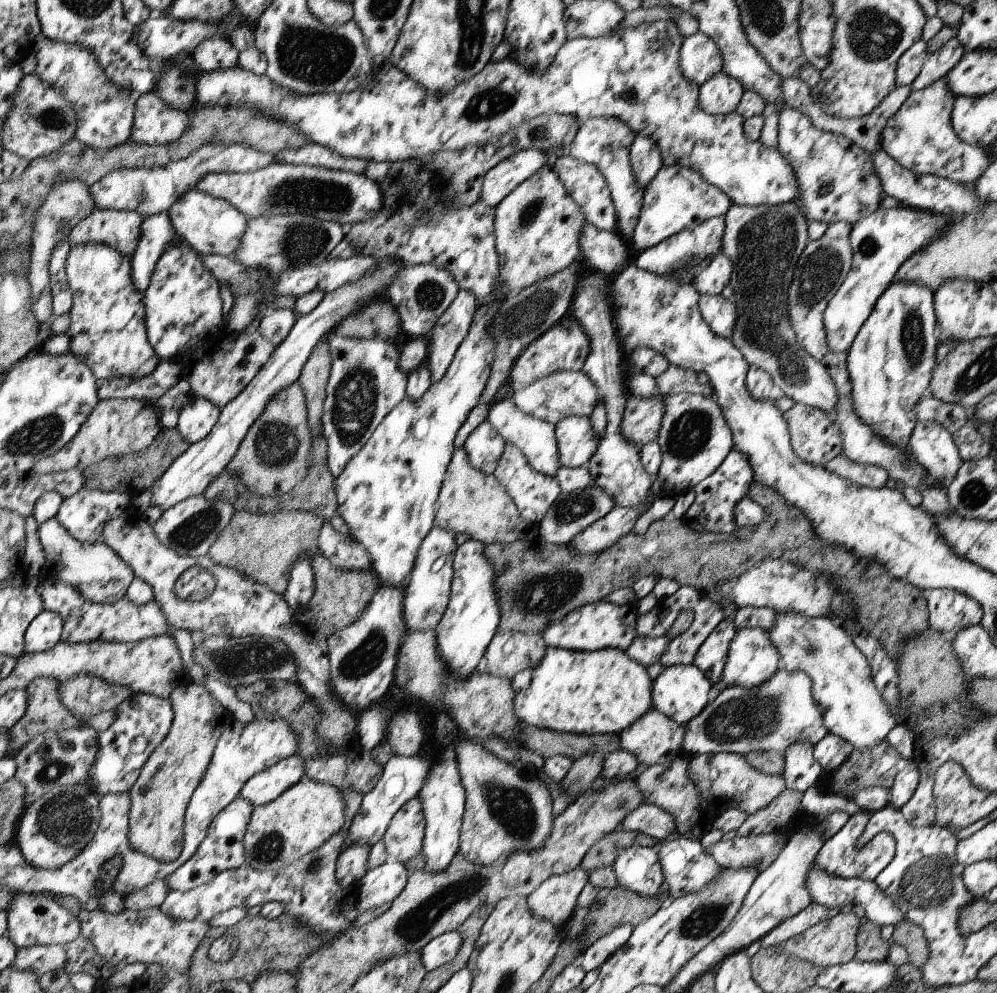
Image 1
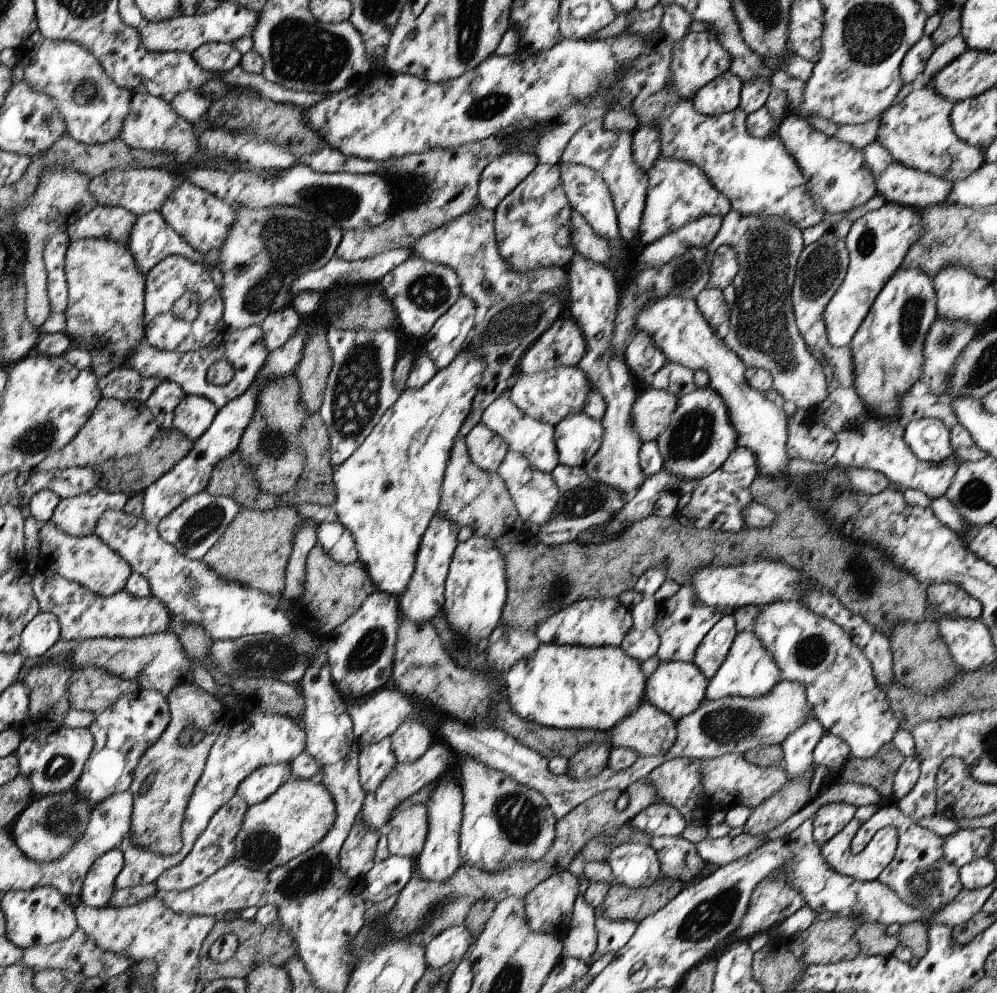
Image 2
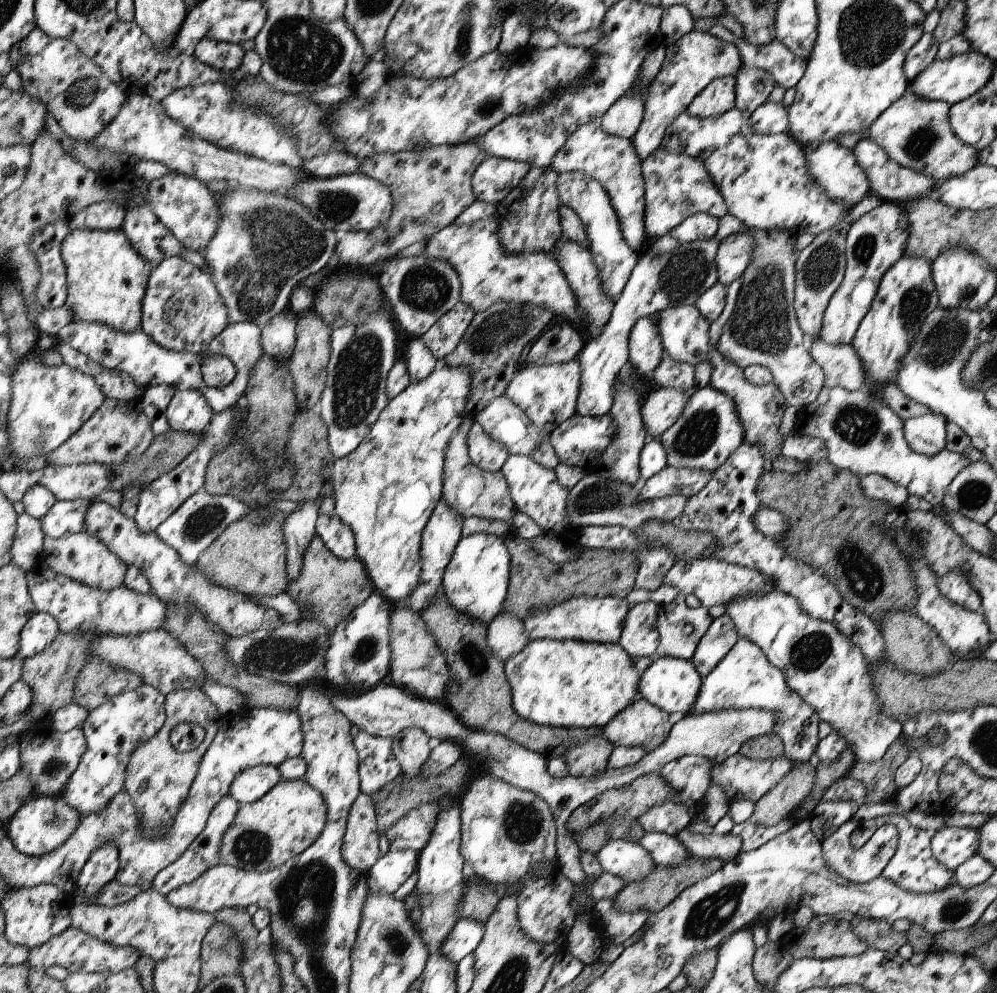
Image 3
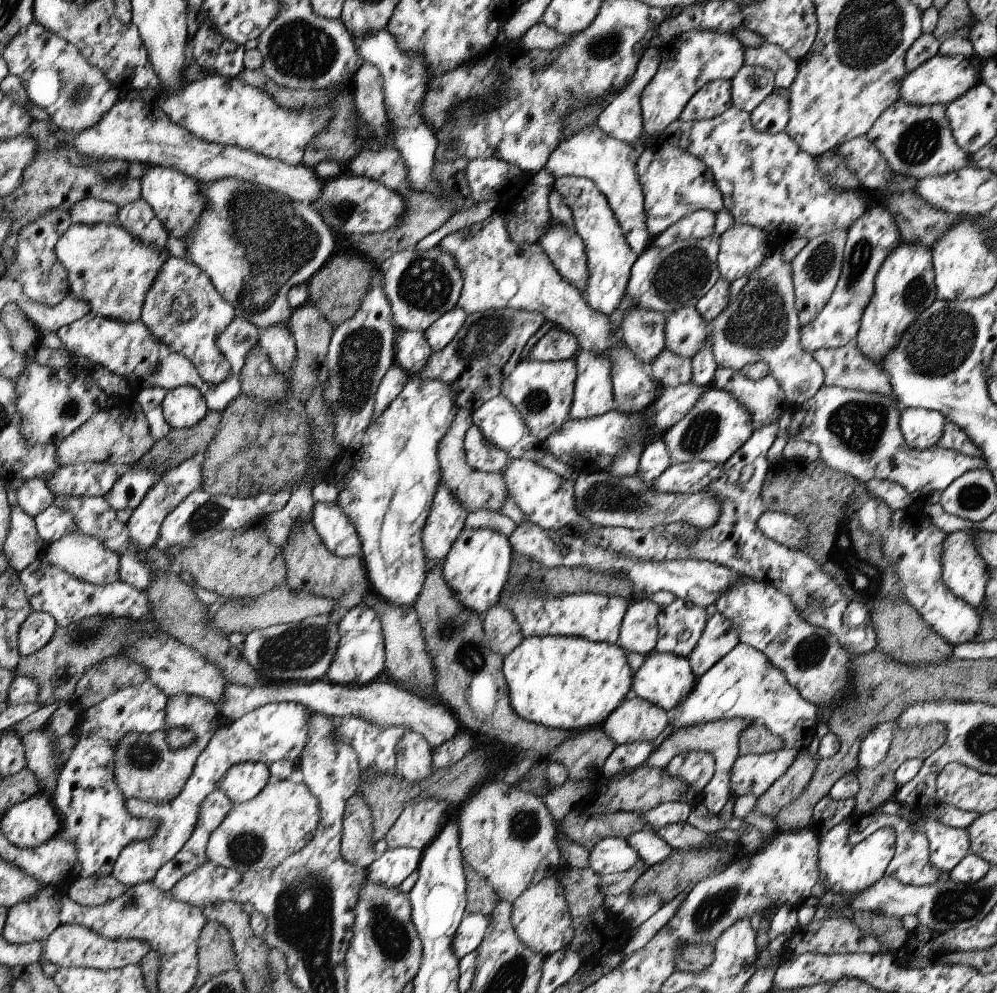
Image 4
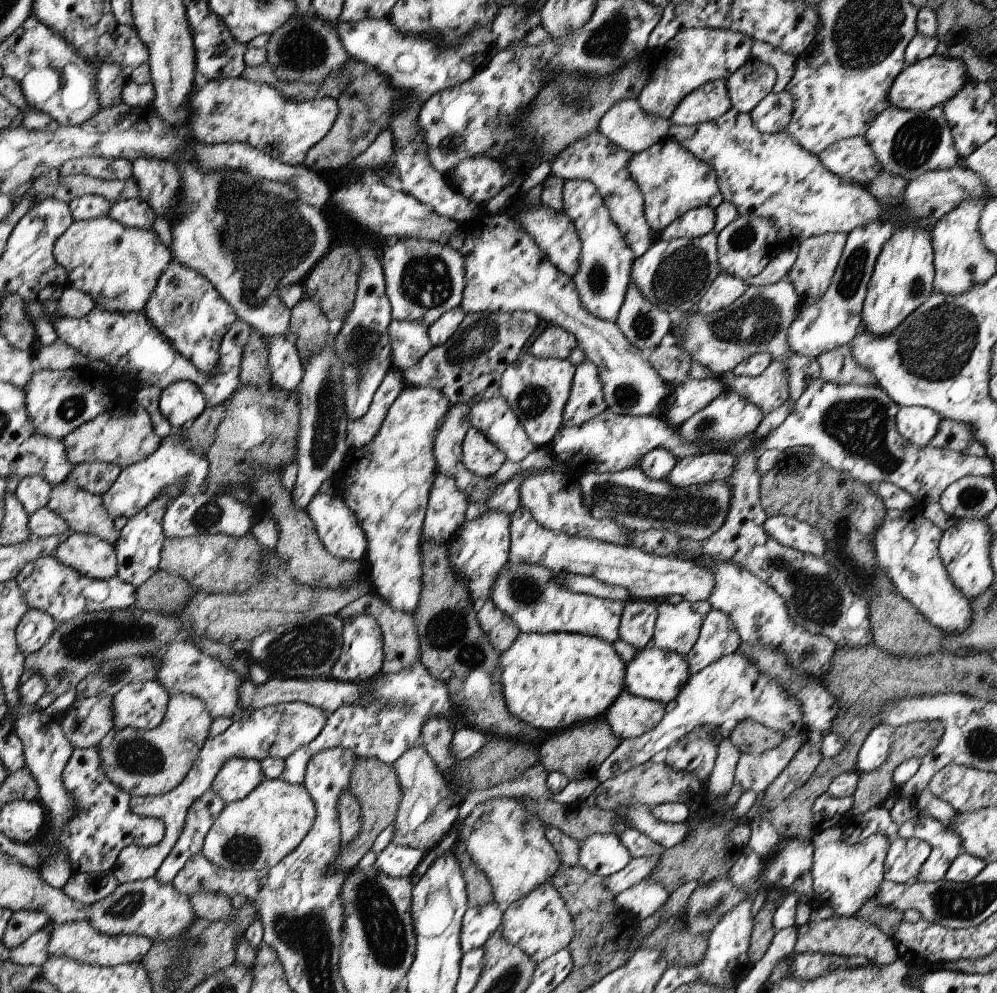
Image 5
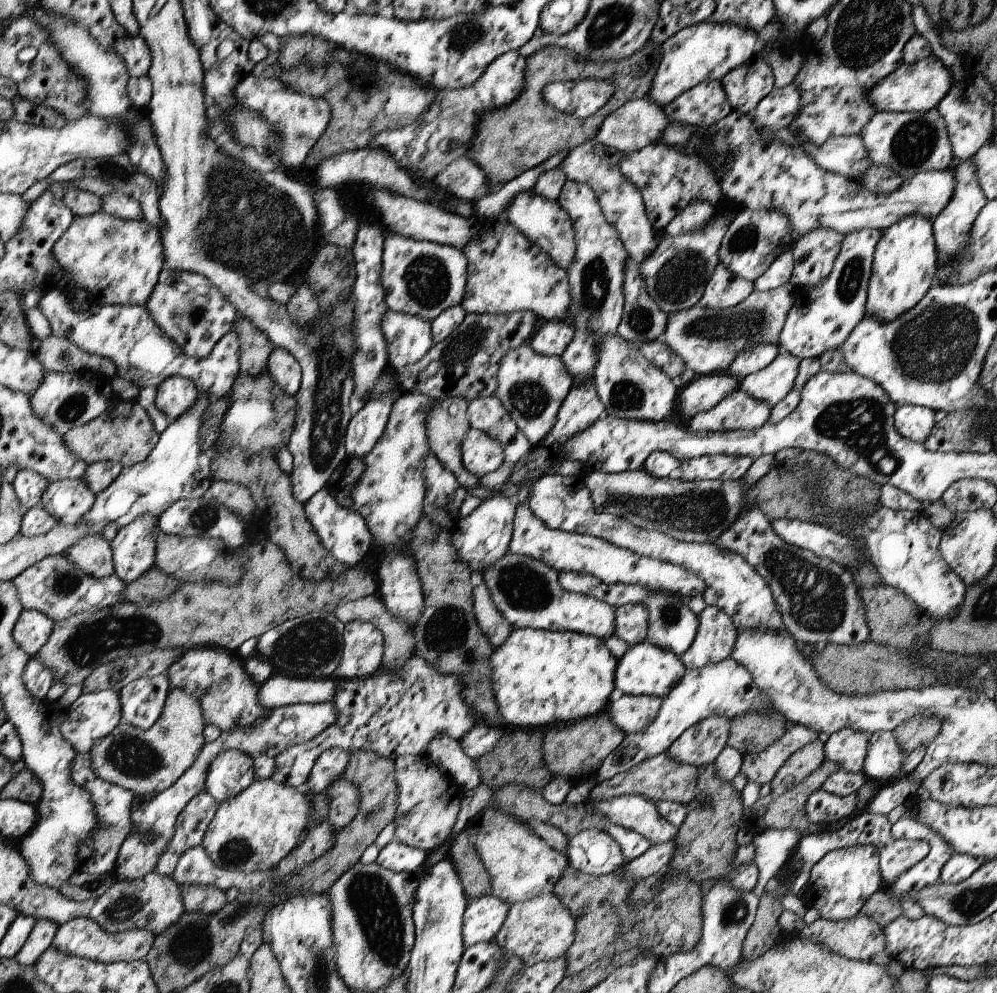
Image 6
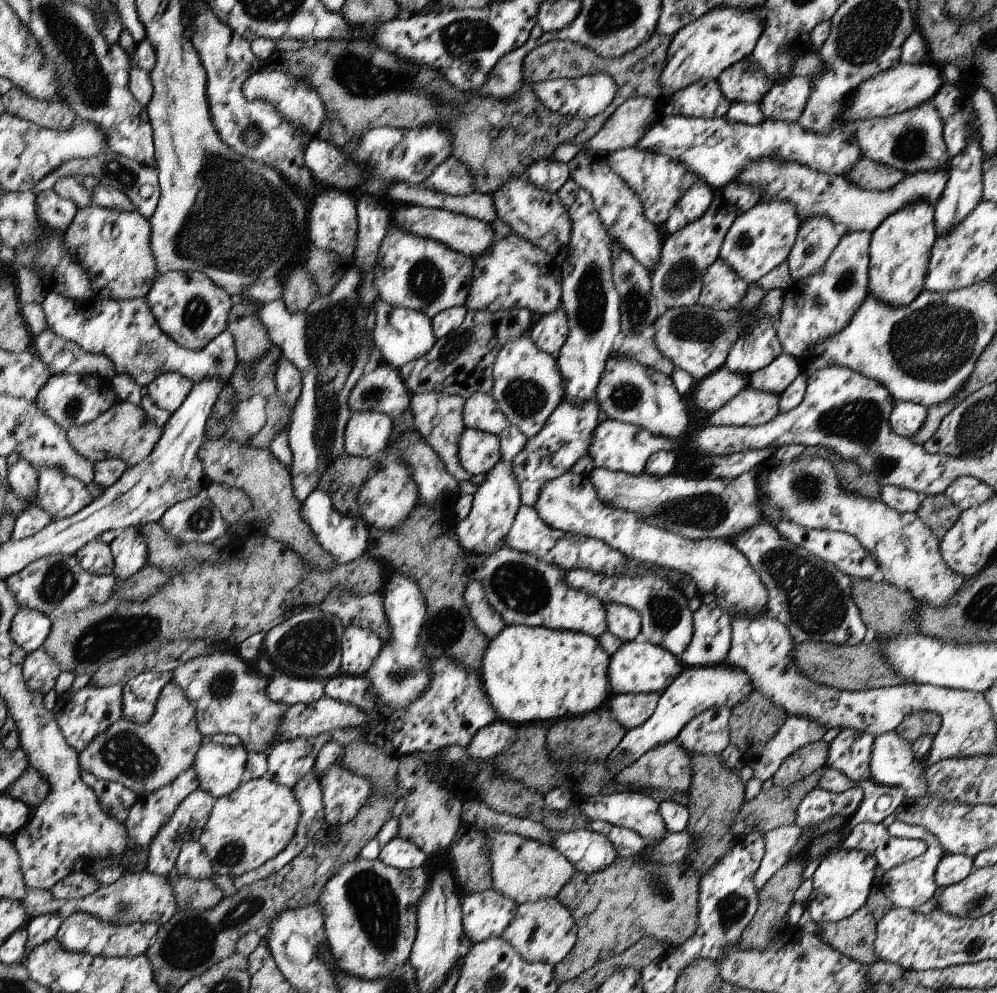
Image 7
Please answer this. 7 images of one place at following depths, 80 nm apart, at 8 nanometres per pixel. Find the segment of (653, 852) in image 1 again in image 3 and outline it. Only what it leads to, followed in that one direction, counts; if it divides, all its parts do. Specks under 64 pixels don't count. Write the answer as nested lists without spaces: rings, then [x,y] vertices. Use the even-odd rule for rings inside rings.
[[[610,840],[596,858],[607,874],[621,878],[626,885],[644,881],[656,868],[651,852],[634,840]]]

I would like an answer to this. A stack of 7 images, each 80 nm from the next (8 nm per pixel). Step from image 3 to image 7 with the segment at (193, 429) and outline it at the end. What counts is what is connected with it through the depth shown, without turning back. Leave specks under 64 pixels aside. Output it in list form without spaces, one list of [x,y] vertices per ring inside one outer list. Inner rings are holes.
[[[162,372],[144,390],[155,406],[172,415],[181,409],[192,386],[193,382],[178,372]]]

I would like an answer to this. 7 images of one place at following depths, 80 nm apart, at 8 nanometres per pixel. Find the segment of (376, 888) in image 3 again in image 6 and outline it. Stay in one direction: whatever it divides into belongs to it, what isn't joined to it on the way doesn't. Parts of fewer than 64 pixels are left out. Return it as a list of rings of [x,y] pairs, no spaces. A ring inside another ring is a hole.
[[[395,838],[385,848],[380,849],[376,844],[371,845],[361,858],[364,864],[376,862],[386,870],[393,872],[415,872],[426,862],[427,854],[422,850],[412,848],[408,844],[398,842]]]

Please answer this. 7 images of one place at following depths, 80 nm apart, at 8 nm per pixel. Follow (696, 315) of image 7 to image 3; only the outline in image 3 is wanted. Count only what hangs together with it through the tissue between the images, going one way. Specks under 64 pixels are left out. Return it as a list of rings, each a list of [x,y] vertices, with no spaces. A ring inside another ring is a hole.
[[[726,214],[719,218],[715,239],[721,243],[728,236],[745,231],[753,235],[753,255],[741,276],[738,301],[716,346],[741,369],[760,365],[770,370],[773,383],[781,390],[787,404],[799,410],[814,402],[826,384],[823,367],[809,354],[807,339],[799,327],[793,307],[795,260],[798,256],[795,252],[796,238],[786,229],[747,227],[734,215]]]

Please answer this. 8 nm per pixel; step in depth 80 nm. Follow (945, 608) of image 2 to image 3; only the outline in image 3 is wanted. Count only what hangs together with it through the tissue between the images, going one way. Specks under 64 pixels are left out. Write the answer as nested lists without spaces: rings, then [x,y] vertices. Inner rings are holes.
[[[950,571],[938,580],[938,588],[948,601],[960,605],[969,611],[981,610],[981,598],[971,588],[965,573],[961,571]]]

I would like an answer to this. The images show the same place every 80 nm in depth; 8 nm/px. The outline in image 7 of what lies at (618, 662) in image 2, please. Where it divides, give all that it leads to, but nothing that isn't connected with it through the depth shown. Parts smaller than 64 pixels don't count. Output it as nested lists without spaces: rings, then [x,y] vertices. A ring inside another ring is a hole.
[[[514,624],[507,625],[494,640],[488,640],[481,678],[497,719],[520,726],[582,716],[606,705],[612,696],[608,664],[610,656],[594,636]]]

